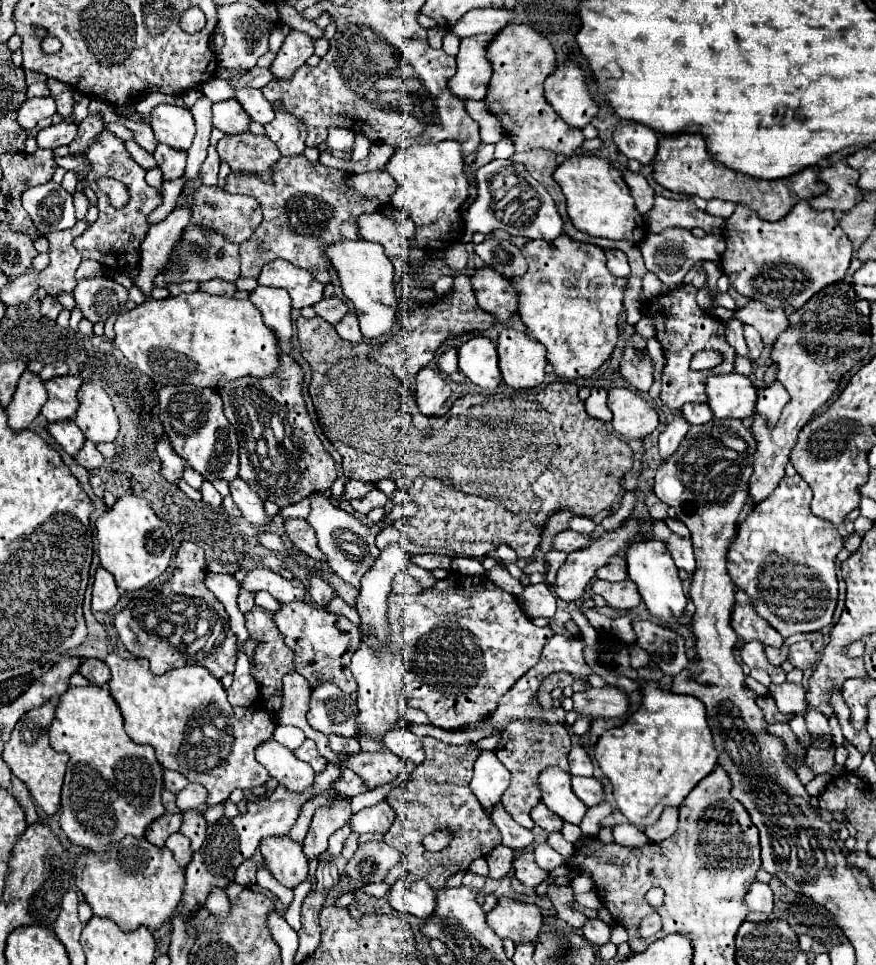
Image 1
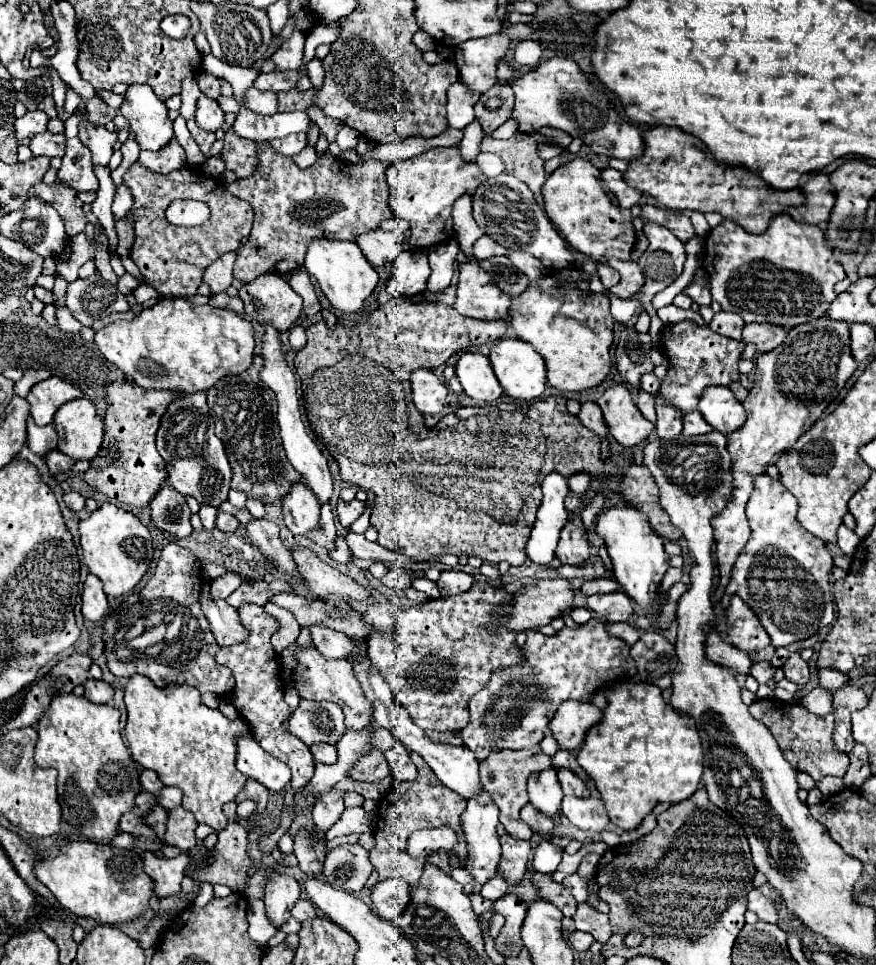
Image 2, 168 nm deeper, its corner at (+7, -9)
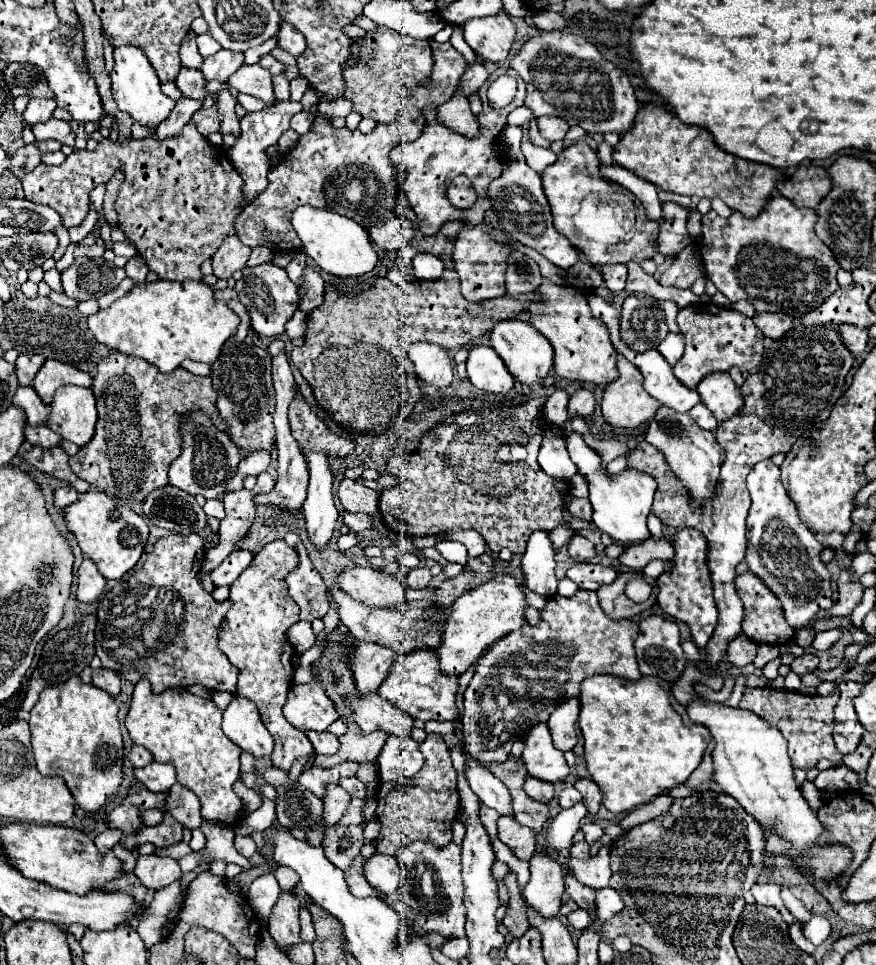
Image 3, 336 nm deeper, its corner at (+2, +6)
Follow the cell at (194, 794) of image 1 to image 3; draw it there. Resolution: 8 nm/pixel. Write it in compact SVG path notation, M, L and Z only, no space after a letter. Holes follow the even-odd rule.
M153 762L143 768L135 768L135 776L153 792L167 792L177 782L175 768L171 764L159 764L159 762Z

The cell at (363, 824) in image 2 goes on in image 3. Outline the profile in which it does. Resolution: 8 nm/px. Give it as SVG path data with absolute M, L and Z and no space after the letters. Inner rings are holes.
M327 786L327 794L323 798L325 810L323 810L323 820L327 826L333 826L341 820L341 816L347 812L347 806L351 802L351 796L347 796L345 788L341 786Z

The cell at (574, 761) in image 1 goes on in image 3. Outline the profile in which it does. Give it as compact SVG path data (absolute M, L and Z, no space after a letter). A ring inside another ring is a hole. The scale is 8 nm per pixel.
M579 778L575 782L575 788L583 794L583 802L591 814L595 814L601 806L601 790L591 778Z

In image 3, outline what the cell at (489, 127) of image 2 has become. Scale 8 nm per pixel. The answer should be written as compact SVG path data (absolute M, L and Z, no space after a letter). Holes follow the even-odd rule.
M498 67L491 73L485 82L485 86L479 89L479 96L483 102L483 112L479 114L479 126L481 126L481 134L477 138L465 138L449 128L443 128L437 120L435 120L435 106L425 110L425 118L427 124L423 128L423 134L415 140L415 142L407 142L407 144L399 144L393 152L391 152L391 160L395 164L395 168L399 168L399 172L405 176L403 180L403 192L407 194L415 214L417 214L417 222L419 222L419 230L425 236L433 236L441 230L441 226L449 220L465 220L471 224L481 224L483 222L483 214L485 210L489 210L487 204L487 184L497 178L503 170L503 154L497 148L499 142L499 134L503 130L503 126L507 124L507 114L518 106L524 104L526 96L526 84L518 76L513 68ZM501 74L509 74L518 80L518 89L516 97L522 98L522 101L513 100L507 108L503 110L493 110L487 102L487 90ZM459 174L465 174L475 192L477 192L477 202L471 210L457 210L449 200L447 200L447 188L451 184L451 180Z

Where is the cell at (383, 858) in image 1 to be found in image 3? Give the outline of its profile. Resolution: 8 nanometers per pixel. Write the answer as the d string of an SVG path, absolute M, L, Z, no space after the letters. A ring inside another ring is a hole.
M329 826L325 834L325 856L341 870L347 870L361 852L363 846L363 828L361 826Z

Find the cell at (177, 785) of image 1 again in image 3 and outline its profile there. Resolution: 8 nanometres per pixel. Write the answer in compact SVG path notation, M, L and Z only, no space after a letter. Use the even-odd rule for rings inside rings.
M133 746L129 760L133 762L133 766L145 766L145 764L151 764L153 762L153 756L151 756L151 752L147 748Z

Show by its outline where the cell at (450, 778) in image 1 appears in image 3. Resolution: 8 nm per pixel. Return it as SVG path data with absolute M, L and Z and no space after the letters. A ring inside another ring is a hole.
M427 734L423 742L419 742L421 752L425 754L425 764L423 768L411 778L411 780L399 780L399 784L383 782L377 794L377 820L381 822L381 832L375 840L377 852L379 854L389 854L395 856L401 846L411 844L415 840L423 840L429 844L437 846L447 846L451 842L451 824L459 816L459 794L457 794L457 772L451 764L451 756L447 752L447 744L439 734Z

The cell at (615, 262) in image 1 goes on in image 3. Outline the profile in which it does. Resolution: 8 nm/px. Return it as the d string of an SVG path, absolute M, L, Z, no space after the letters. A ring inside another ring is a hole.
M609 264L601 268L605 286L613 292L623 290L625 288L625 280L627 280L627 266L625 264Z

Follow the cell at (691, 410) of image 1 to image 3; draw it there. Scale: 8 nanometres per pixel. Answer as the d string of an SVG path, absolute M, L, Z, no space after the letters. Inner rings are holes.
M699 402L695 408L691 408L691 414L689 414L697 426L705 428L705 430L715 430L717 428L717 420L715 416L711 416L711 412L707 412L707 406L703 402Z

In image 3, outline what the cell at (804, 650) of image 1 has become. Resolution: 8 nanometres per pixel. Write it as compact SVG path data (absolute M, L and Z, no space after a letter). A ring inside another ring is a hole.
M803 654L803 656L797 656L791 664L791 670L795 674L807 674L807 672L813 672L819 664L819 658L815 654Z

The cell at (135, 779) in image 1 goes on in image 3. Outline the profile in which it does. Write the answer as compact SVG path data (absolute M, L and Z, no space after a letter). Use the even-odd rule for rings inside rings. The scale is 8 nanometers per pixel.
M71 676L61 686L49 686L41 692L35 708L31 710L31 746L37 762L37 770L43 776L61 776L73 794L79 808L85 812L101 810L121 788L123 784L123 736L117 720L119 706L115 698L93 684L85 684L79 676Z

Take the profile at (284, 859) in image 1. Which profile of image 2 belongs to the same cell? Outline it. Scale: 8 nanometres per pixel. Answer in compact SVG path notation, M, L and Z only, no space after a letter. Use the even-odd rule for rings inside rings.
M272 875L264 887L264 905L270 923L280 929L288 919L290 911L300 897L300 883L288 875Z

